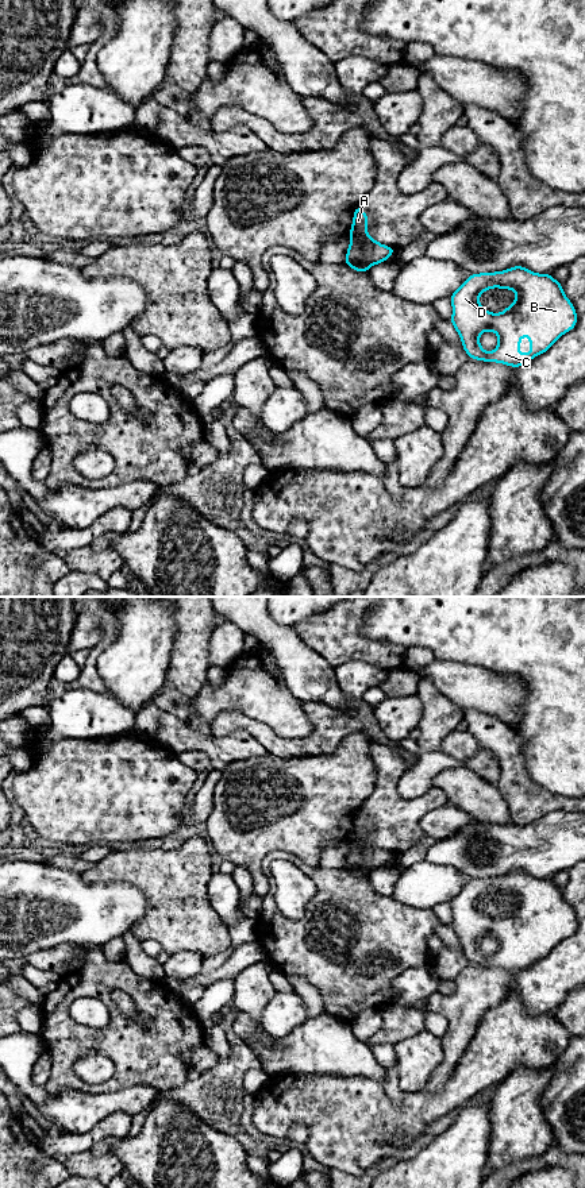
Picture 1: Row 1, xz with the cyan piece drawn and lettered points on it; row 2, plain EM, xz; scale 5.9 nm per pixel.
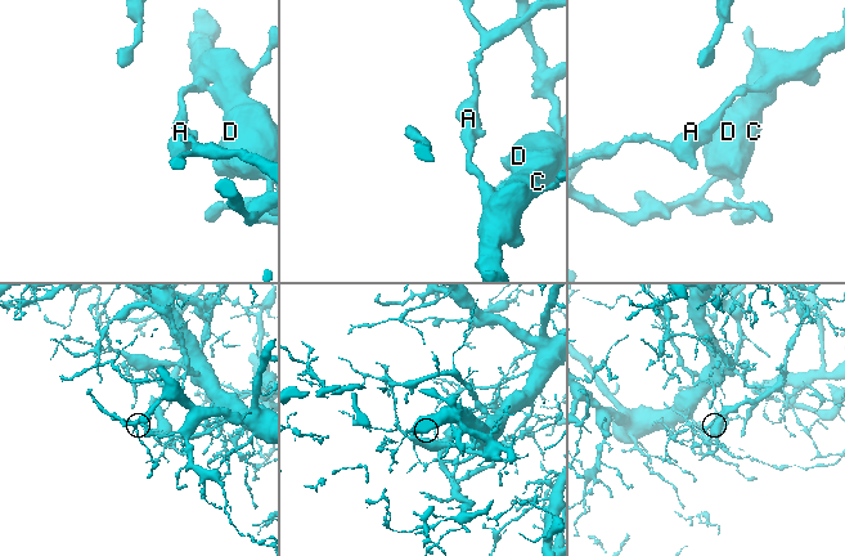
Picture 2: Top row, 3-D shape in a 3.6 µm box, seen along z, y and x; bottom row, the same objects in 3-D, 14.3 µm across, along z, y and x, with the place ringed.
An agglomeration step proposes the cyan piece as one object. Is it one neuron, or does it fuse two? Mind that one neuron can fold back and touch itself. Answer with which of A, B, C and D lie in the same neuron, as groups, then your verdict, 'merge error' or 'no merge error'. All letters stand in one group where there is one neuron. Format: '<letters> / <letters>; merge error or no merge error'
A / B C D; merge error

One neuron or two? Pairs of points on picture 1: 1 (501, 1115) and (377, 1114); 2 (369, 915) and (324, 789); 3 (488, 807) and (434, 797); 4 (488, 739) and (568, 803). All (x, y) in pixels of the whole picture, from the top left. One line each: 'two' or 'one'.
1: two
2: two
3: two
4: one

